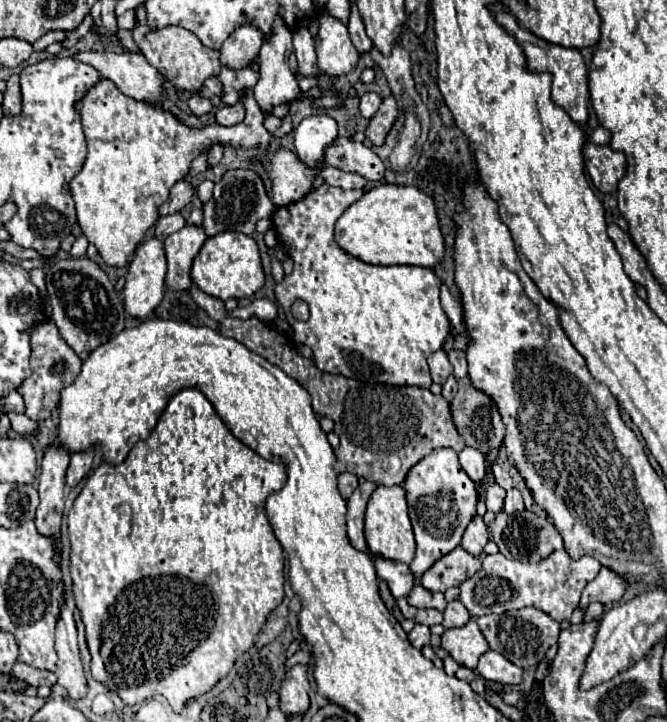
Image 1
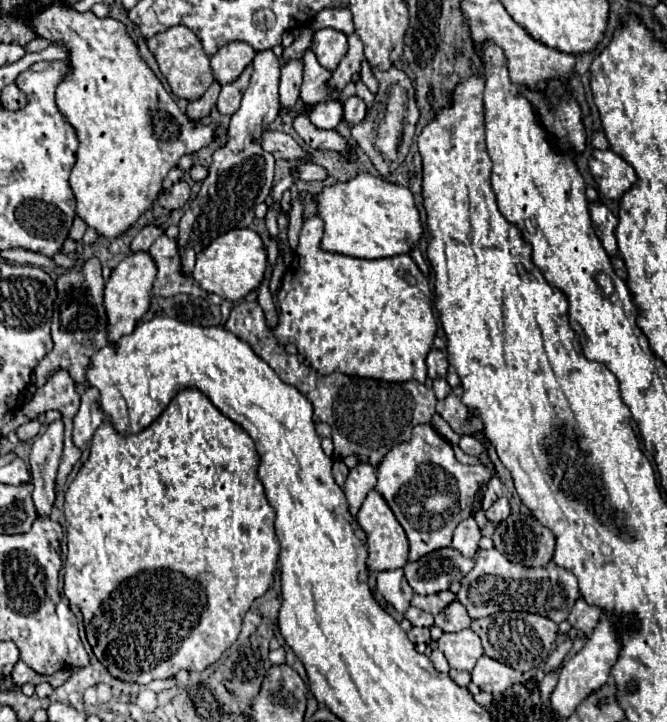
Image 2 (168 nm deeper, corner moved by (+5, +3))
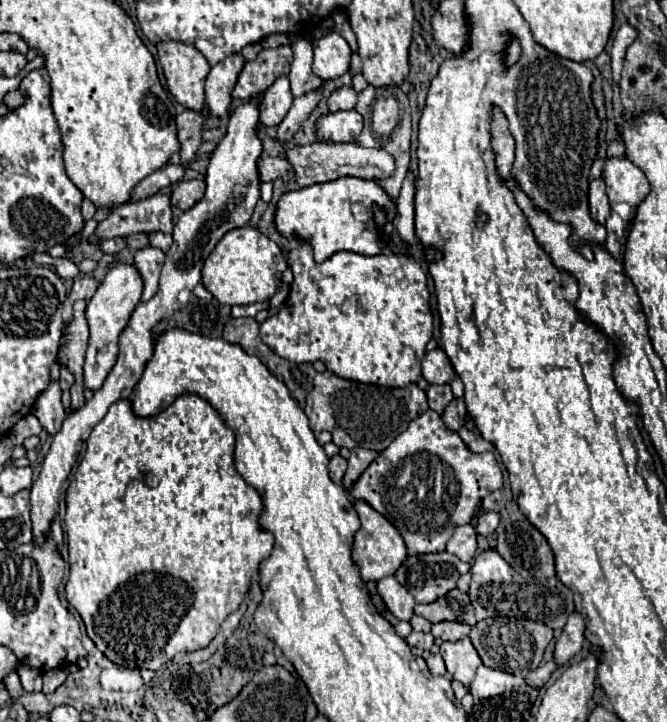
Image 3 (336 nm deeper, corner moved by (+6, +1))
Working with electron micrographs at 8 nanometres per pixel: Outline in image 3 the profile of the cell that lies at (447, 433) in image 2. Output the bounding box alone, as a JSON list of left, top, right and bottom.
[427,384,453,412]

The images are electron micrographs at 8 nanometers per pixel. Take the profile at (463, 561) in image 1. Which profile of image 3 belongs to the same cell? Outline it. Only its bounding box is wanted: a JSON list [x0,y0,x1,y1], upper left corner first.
[395,554,471,604]

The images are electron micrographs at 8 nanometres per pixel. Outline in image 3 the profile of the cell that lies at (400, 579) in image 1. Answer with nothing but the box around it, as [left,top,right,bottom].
[377,576,415,620]

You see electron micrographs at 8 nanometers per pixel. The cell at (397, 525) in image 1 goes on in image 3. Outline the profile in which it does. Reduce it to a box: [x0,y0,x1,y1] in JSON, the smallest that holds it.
[351,500,407,582]

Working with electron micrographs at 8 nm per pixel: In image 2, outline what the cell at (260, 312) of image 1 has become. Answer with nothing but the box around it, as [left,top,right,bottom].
[150,234,208,298]

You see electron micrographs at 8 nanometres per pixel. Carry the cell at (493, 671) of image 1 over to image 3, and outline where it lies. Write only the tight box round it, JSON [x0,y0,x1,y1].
[469,666,517,698]

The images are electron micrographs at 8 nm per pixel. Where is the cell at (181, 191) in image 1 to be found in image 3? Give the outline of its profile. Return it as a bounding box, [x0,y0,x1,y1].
[171,180,205,210]

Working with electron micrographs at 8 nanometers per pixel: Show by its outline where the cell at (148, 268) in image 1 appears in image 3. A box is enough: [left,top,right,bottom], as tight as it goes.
[83,264,143,392]

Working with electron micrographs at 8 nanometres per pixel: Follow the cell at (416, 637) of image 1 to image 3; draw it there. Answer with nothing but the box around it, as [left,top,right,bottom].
[405,631,434,650]

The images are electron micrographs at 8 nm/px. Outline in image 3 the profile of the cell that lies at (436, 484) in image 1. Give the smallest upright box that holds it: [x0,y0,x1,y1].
[347,410,503,554]

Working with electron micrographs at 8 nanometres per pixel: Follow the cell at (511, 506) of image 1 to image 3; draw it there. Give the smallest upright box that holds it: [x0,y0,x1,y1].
[475,512,499,536]

